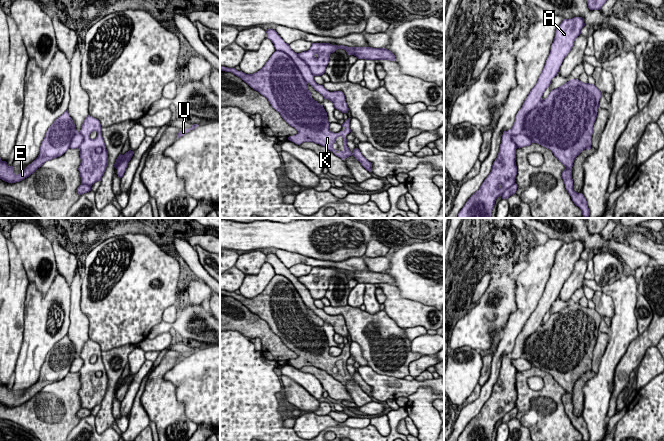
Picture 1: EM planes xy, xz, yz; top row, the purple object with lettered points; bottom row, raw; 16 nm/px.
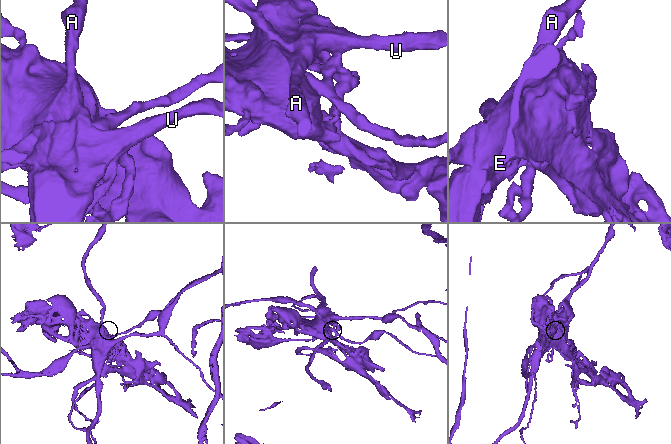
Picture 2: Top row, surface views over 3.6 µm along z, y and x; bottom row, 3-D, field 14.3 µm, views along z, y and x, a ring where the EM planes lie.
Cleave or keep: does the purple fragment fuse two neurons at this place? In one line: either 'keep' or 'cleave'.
keep

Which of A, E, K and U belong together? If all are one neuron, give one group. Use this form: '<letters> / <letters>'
A E K U

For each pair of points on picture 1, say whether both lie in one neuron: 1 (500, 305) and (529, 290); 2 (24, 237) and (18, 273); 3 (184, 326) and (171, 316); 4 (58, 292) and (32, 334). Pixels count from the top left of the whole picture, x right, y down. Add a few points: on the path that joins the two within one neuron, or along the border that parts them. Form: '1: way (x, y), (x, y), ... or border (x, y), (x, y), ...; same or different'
1: border (515, 279), (515, 303), (517, 309), (507, 319); different
2: border (10, 238), (28, 280); different
3: border (179, 315), (173, 323); different
4: way (49, 302), (43, 323); same

